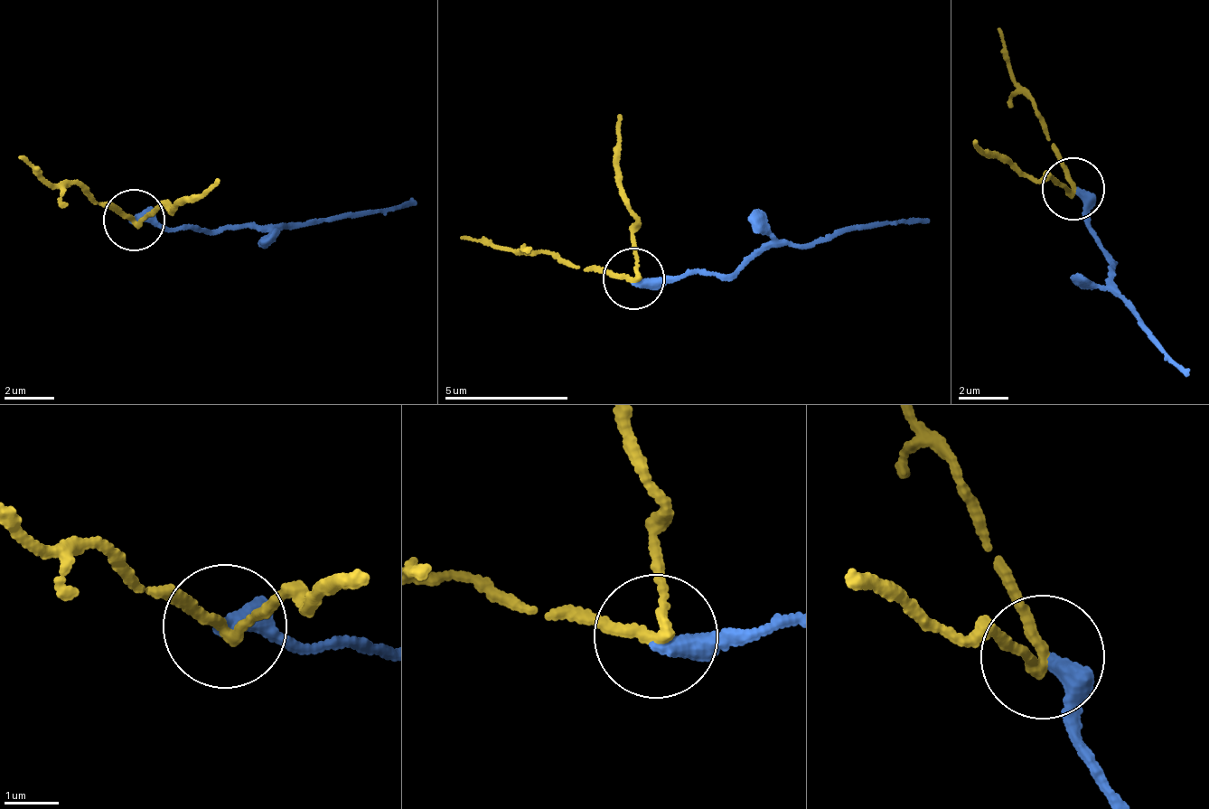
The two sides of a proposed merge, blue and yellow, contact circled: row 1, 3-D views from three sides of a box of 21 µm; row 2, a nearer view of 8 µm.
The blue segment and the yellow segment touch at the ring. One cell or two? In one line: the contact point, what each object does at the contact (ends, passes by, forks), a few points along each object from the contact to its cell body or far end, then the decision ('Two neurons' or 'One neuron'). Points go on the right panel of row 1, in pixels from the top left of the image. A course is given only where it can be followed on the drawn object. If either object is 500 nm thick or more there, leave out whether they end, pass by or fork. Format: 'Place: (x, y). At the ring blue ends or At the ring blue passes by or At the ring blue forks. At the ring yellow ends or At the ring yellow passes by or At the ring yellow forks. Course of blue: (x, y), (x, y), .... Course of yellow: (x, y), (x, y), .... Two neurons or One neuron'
Place: (1073, 188). At the ring blue ends. At the ring yellow passes by. Course of blue: (1076, 185), (1108, 258), (1112, 286), (1189, 373). Course of yellow: (1071, 186), (996, 26). Two neurons

